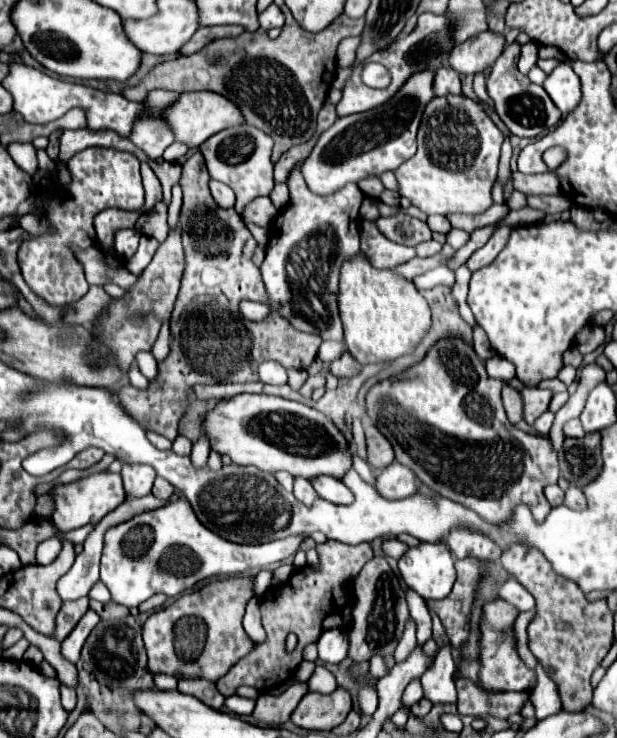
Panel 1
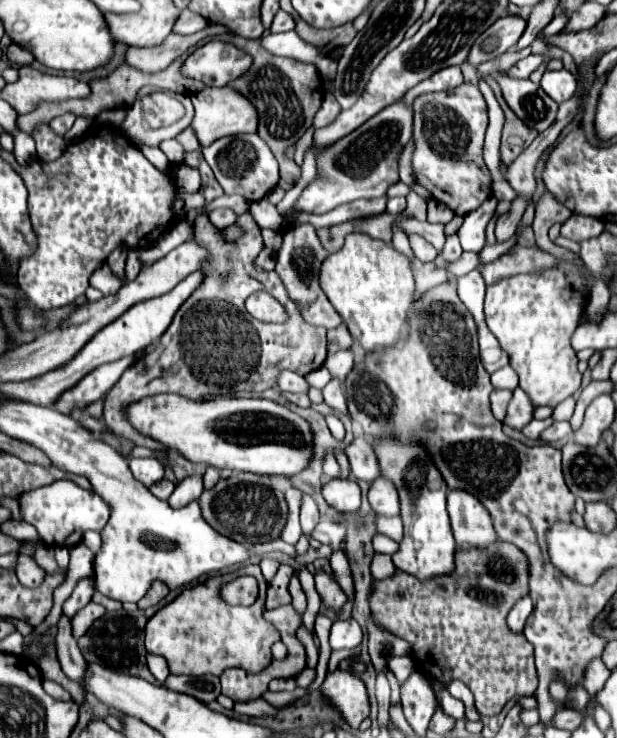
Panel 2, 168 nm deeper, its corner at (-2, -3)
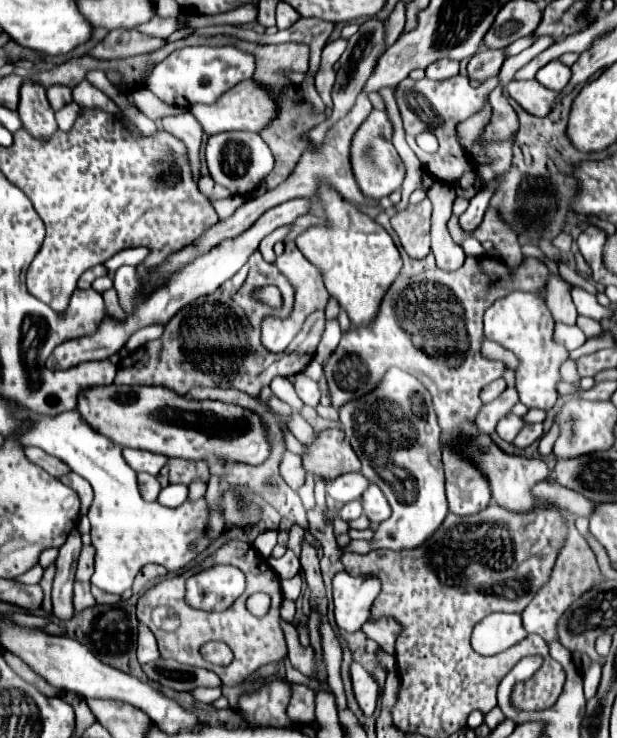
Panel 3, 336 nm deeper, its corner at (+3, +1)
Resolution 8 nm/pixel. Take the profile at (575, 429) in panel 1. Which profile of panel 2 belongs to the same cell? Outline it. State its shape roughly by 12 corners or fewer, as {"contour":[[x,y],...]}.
{"contour":[[552,423],[540,441],[552,443],[572,435],[570,423]]}

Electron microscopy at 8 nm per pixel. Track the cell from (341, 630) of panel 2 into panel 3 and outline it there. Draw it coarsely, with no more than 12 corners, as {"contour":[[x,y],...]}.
{"contour":[[333,579],[337,629],[355,633],[369,619],[379,579]]}

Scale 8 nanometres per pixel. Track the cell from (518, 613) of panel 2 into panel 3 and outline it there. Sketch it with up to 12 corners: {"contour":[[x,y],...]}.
{"contour":[[493,613],[473,629],[473,649],[495,655],[525,639],[519,613]]}

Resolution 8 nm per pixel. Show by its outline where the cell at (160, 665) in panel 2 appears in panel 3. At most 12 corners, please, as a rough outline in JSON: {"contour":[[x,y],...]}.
{"contour":[[139,625],[137,659],[141,665],[159,659],[153,633]]}

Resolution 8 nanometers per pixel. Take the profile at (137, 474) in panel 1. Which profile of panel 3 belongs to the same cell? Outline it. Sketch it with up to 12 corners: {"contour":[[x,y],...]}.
{"contour":[[123,449],[131,469],[157,475],[165,455],[141,449]]}

